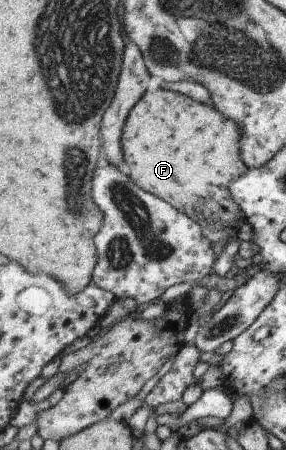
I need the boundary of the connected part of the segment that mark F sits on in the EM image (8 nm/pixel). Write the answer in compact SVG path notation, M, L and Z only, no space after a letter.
M161 86L157 90L147 91L131 110L131 116L127 118L123 130L123 148L125 160L131 168L131 178L143 190L149 190L153 196L169 202L171 206L187 214L191 220L195 220L201 226L203 236L214 246L216 242L225 243L233 236L237 238L246 218L229 190L235 180L239 180L251 170L241 158L241 138L243 134L240 126L229 118L223 120L223 114L215 108L183 94L179 94L177 98L177 92L163 90Z

